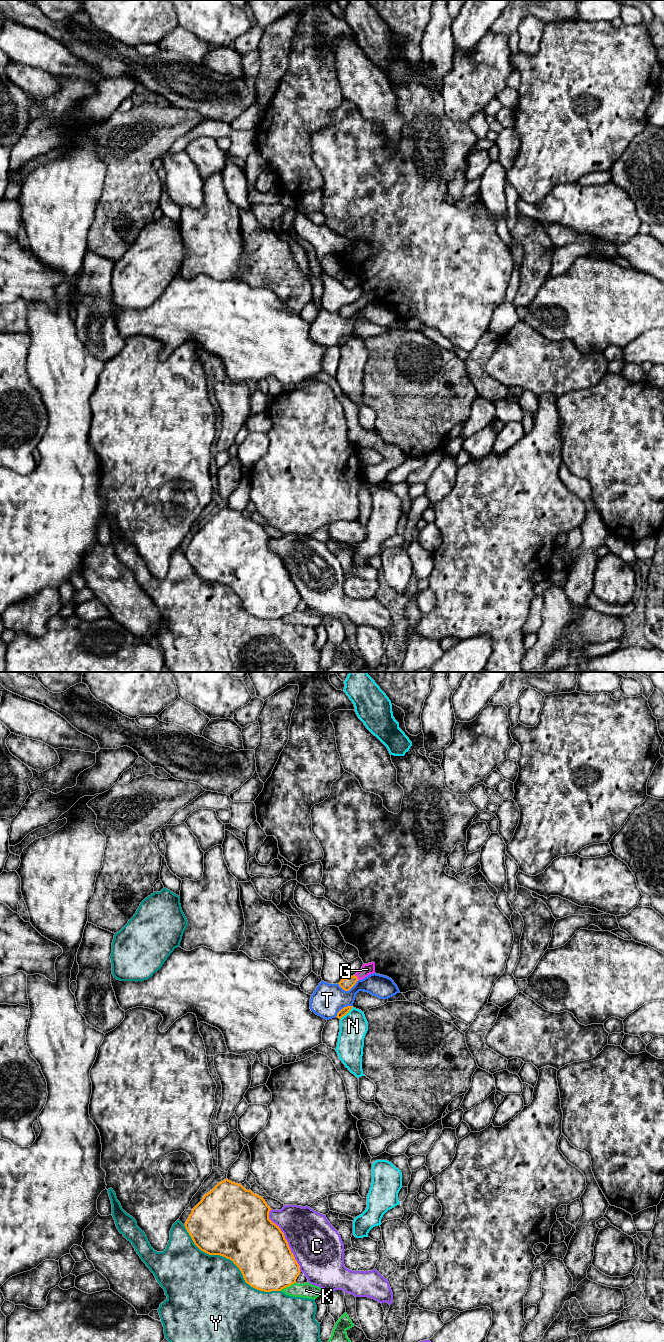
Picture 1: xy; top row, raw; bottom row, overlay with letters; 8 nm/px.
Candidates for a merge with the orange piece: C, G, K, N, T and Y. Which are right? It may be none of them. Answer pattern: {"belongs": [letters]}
{"belongs": ["G"]}

